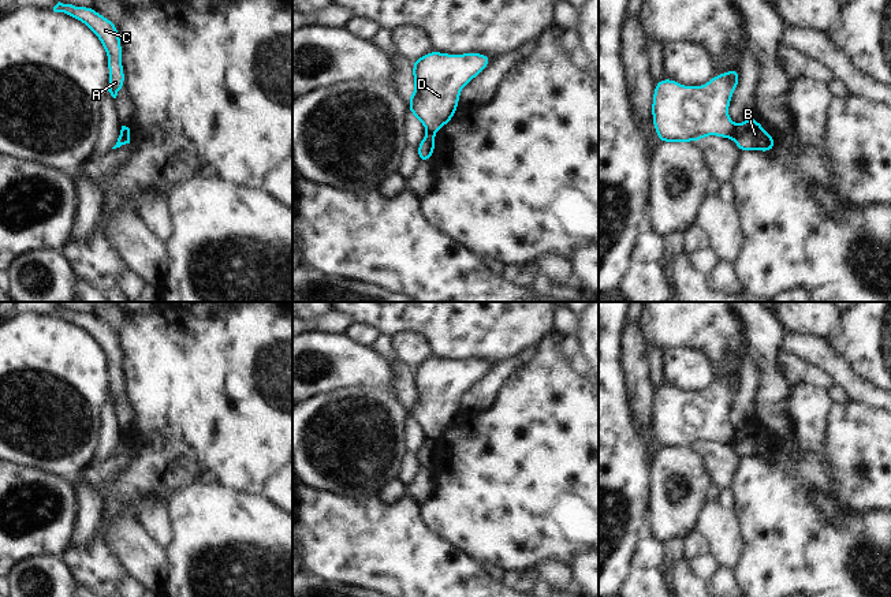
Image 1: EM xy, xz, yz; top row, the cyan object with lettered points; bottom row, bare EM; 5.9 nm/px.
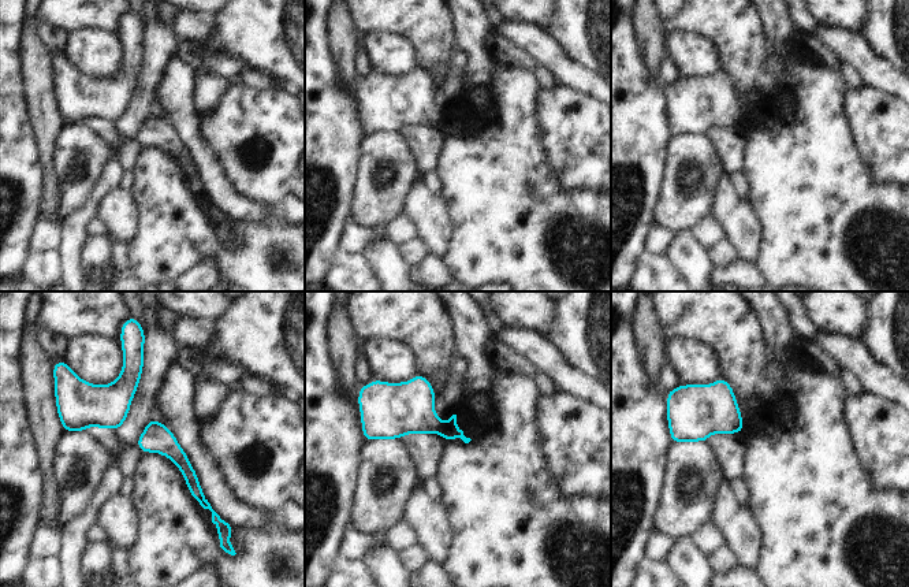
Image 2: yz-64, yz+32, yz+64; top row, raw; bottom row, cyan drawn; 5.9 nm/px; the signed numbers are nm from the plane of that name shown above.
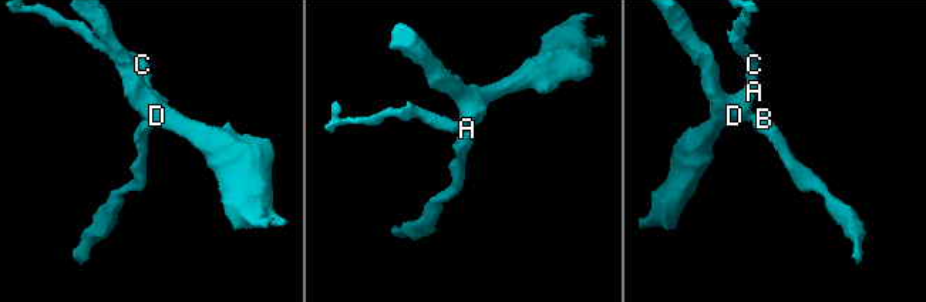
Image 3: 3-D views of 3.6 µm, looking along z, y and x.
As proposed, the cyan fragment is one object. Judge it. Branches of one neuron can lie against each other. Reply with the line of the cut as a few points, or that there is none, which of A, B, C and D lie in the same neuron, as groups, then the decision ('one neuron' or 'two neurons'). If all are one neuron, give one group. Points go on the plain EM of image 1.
cut in yz along (735, 432), (731, 443); A C D / B; two neurons

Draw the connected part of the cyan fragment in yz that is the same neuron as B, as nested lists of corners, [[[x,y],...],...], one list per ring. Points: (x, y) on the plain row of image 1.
[[[754,422],[746,424],[735,432],[732,443],[739,459],[746,456],[760,456],[768,459],[776,454],[773,443],[756,426]]]

